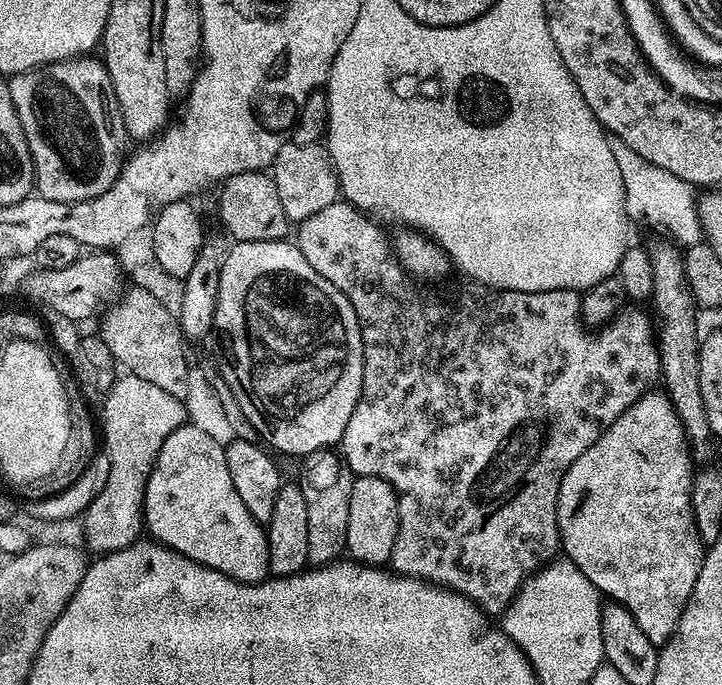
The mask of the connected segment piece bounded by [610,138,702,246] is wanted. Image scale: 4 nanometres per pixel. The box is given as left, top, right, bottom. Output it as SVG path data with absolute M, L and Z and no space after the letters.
M612 138L610 150L614 150L614 162L618 162L618 170L622 174L629 221L636 223L637 220L648 228L657 228L668 235L665 237L669 241L680 246L701 243L702 208L698 203L697 189L682 178L674 178L670 170L662 170L662 166L646 162L646 158L642 158L642 154L634 154L634 150L626 146L626 142Z

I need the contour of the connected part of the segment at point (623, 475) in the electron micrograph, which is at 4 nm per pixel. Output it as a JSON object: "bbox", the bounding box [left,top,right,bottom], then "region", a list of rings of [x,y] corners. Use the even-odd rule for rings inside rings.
{"bbox":[556,390,706,646],"region":[[[649,390],[634,401],[634,403],[622,413],[619,419],[609,426],[607,431],[601,433],[601,436],[596,440],[595,444],[591,444],[591,446],[568,467],[560,483],[556,517],[558,518],[560,546],[563,555],[567,557],[568,560],[572,561],[574,566],[576,566],[609,601],[623,606],[625,610],[632,615],[634,622],[638,622],[638,627],[642,629],[642,634],[646,634],[646,638],[650,638],[652,644],[662,646],[674,634],[674,630],[682,618],[682,610],[686,606],[686,602],[694,590],[694,582],[698,582],[698,574],[702,570],[706,545],[704,541],[700,539],[700,535],[696,529],[696,519],[692,513],[692,486],[694,483],[694,471],[692,472],[692,468],[694,469],[694,461],[690,451],[690,445],[684,433],[682,422],[674,410],[672,401],[668,399],[663,391],[656,391],[657,390]]]}

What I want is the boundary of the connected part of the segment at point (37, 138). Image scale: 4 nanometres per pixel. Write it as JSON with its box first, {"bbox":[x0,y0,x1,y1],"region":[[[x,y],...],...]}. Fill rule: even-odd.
{"bbox":[8,54,130,204],"region":[[[89,54],[19,72],[8,80],[8,89],[32,155],[34,188],[39,196],[73,204],[101,196],[116,181],[126,159],[124,143],[129,143],[130,137],[124,129],[118,98],[103,59]]]}

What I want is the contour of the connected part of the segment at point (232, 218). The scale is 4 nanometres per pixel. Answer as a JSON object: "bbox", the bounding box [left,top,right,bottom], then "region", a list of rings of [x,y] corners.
{"bbox":[220,171,290,246],"region":[[[267,171],[229,176],[227,180],[223,181],[220,190],[220,212],[224,215],[224,228],[236,239],[233,241],[244,246],[268,246],[273,242],[283,241],[280,239],[287,234],[290,221],[283,212],[281,199],[278,198],[278,188],[273,177]]]}

